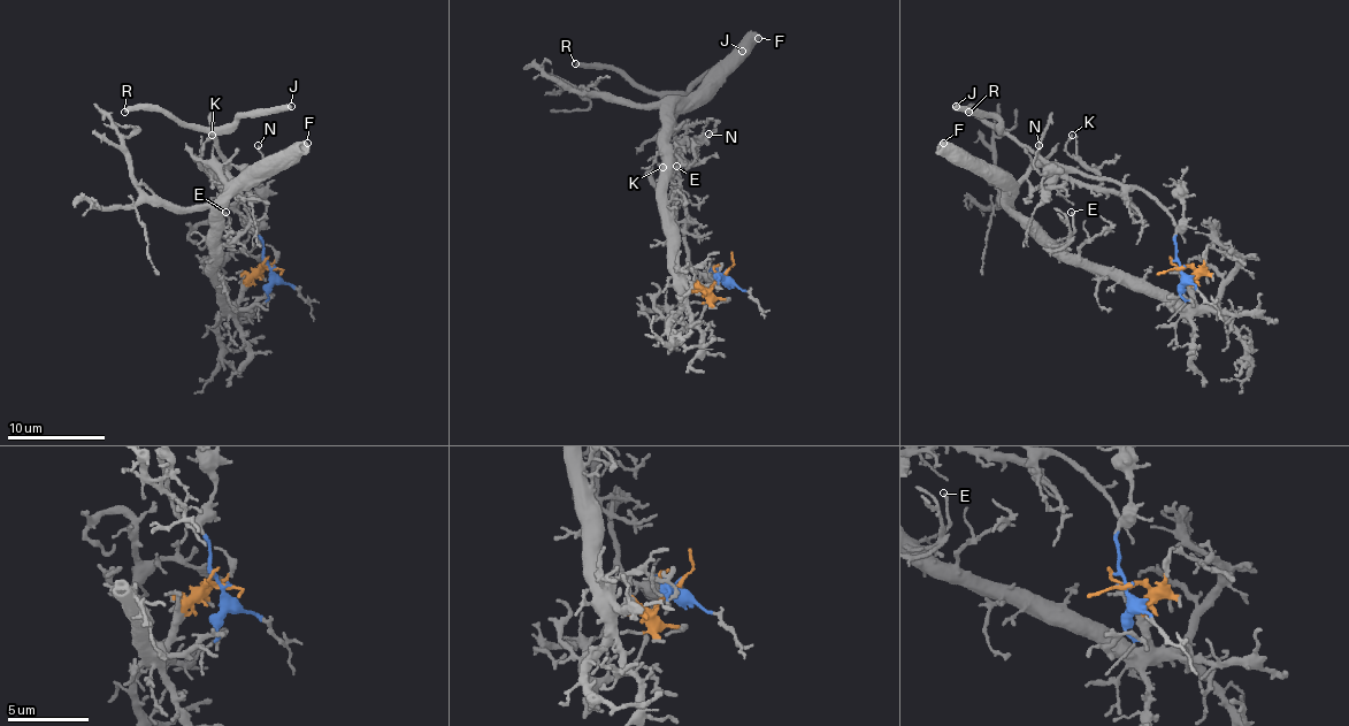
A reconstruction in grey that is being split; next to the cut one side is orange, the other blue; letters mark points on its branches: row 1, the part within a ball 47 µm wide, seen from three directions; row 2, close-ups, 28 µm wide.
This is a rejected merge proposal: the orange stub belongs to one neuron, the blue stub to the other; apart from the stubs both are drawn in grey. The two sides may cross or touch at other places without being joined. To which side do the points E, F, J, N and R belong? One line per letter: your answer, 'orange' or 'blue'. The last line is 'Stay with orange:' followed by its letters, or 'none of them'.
E: orange
F: orange
J: blue
N: blue
R: blue
Stay with orange: E, F

